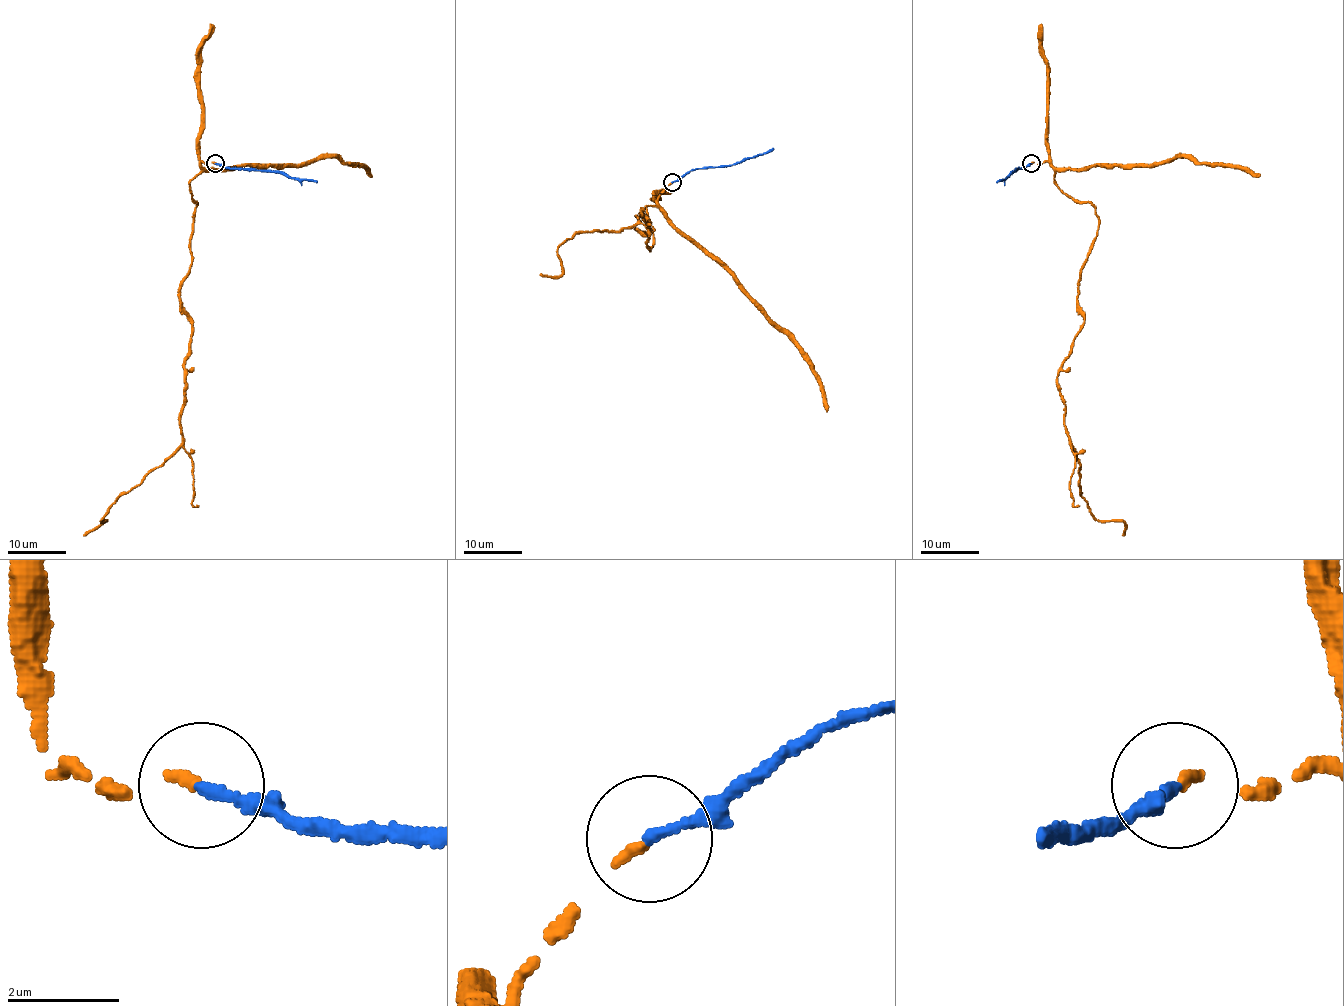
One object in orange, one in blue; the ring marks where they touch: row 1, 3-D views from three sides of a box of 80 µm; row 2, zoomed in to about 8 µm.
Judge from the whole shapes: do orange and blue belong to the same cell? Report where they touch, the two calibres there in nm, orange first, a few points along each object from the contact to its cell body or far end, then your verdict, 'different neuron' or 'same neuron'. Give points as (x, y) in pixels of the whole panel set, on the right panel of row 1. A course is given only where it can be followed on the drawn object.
(1031, 163) | 170/200 nm | orange via (1031, 163), (1047, 162), (1099, 219), (1059, 396), (1080, 495), (1097, 519), (1122, 522), (1122, 535) | blue via (1031, 163), (996, 183) | same neuron

